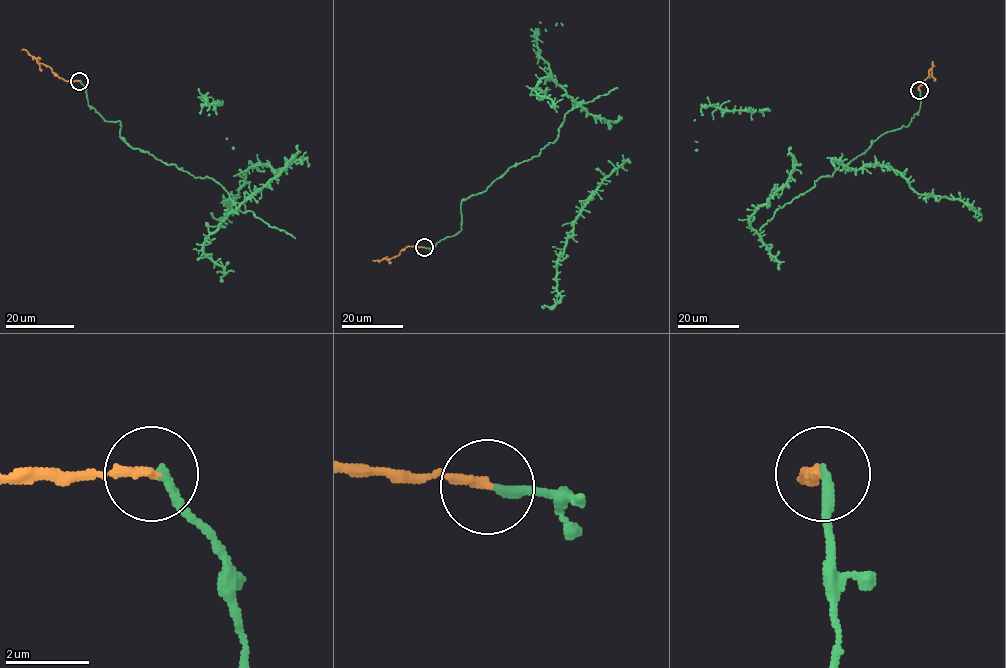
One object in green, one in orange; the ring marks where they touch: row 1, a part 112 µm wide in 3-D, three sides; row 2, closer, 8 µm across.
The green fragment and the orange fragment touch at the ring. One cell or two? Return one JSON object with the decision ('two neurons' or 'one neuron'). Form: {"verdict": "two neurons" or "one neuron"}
{"verdict": "one neuron"}

